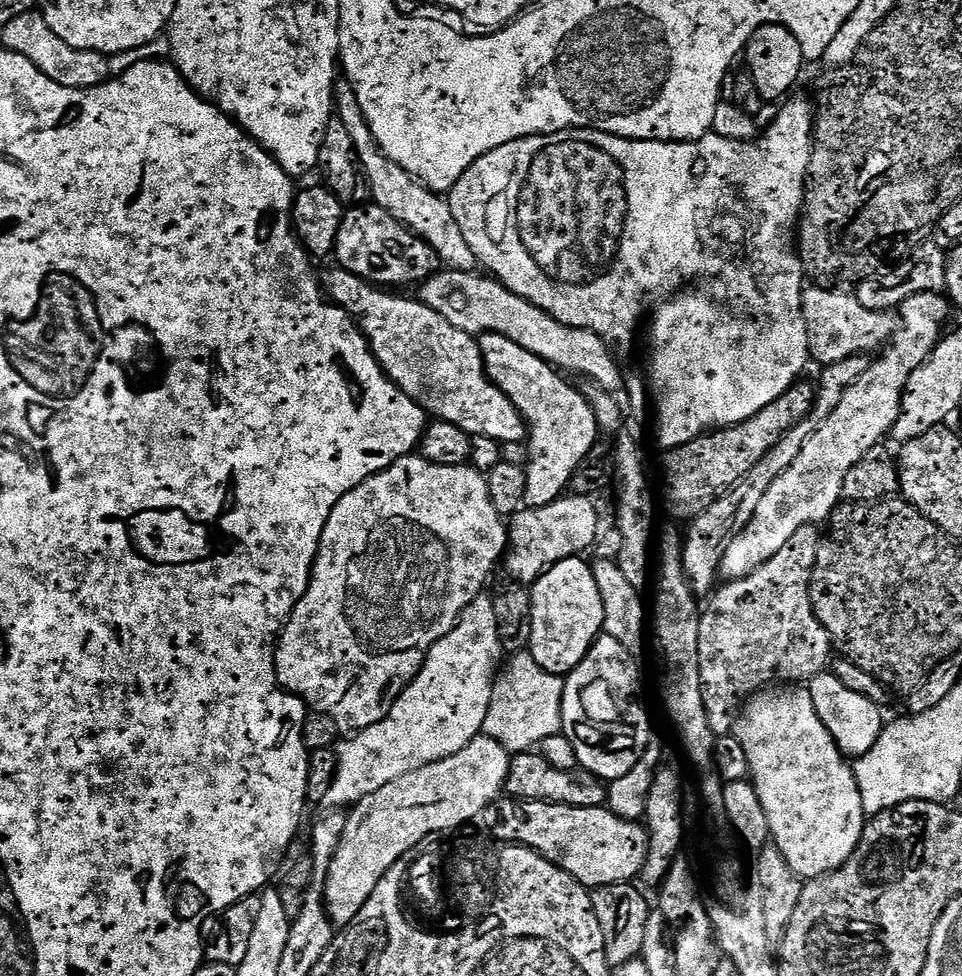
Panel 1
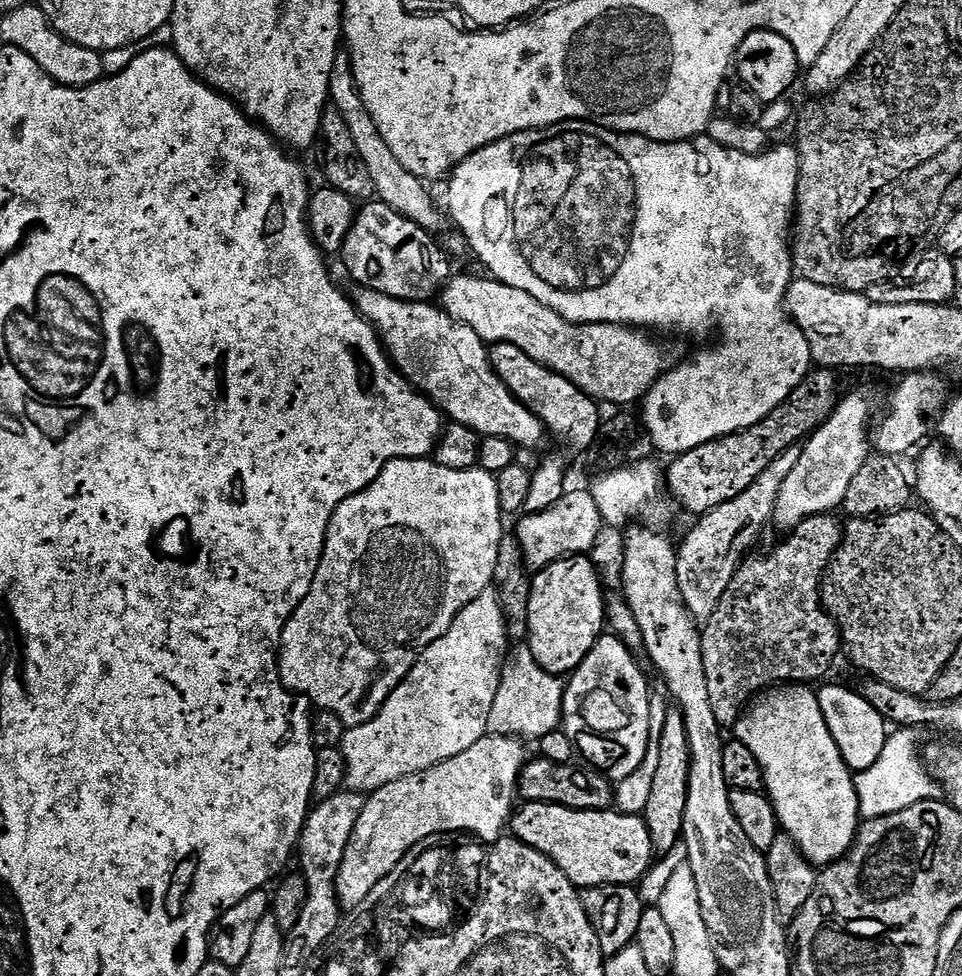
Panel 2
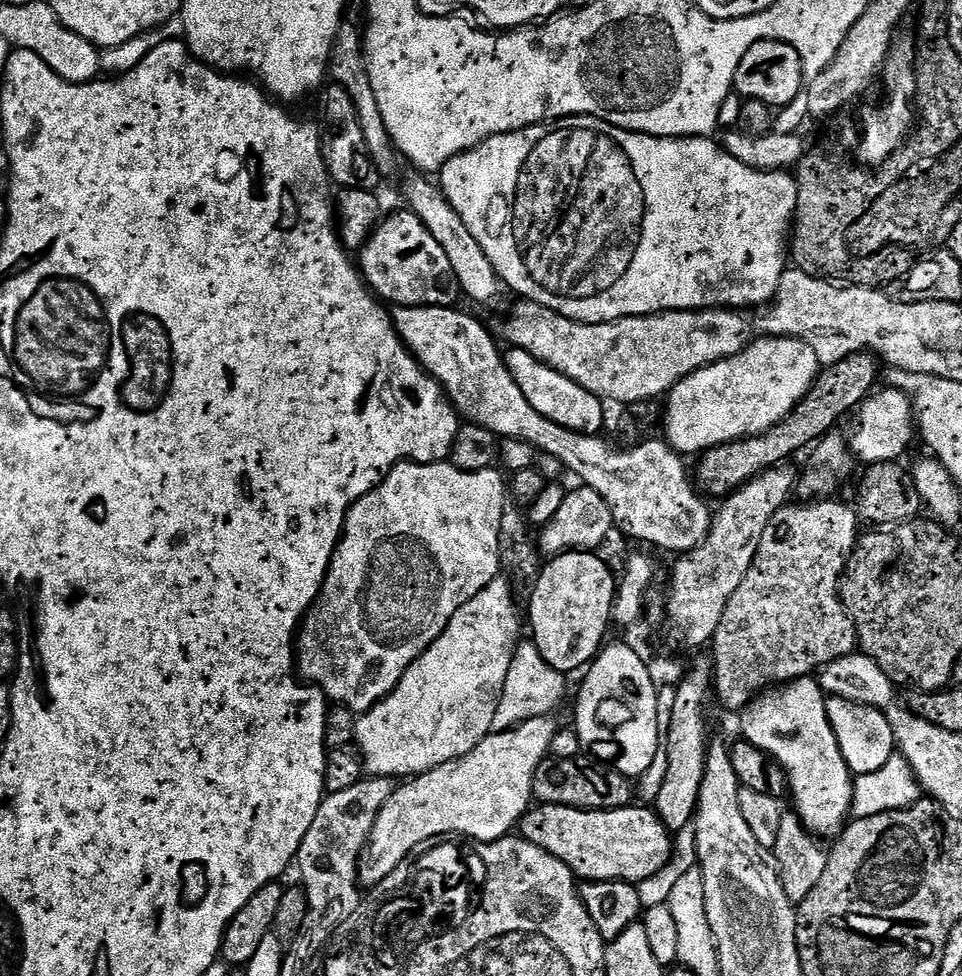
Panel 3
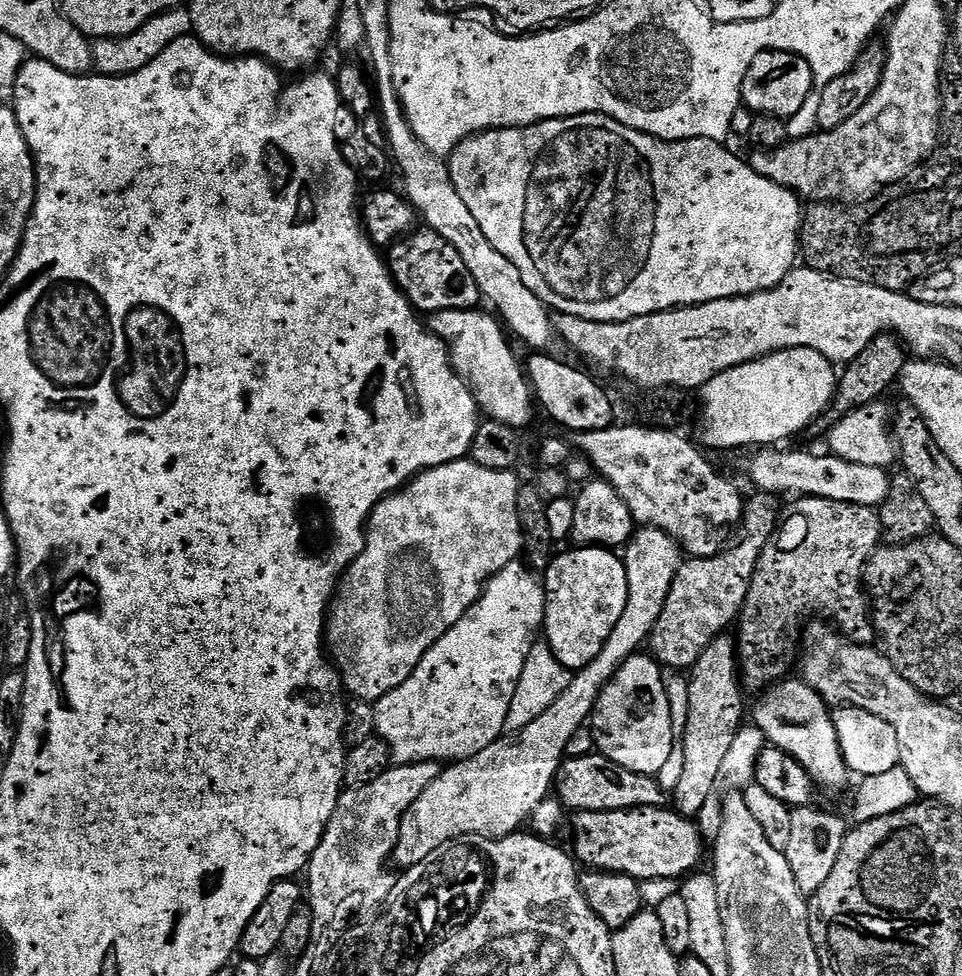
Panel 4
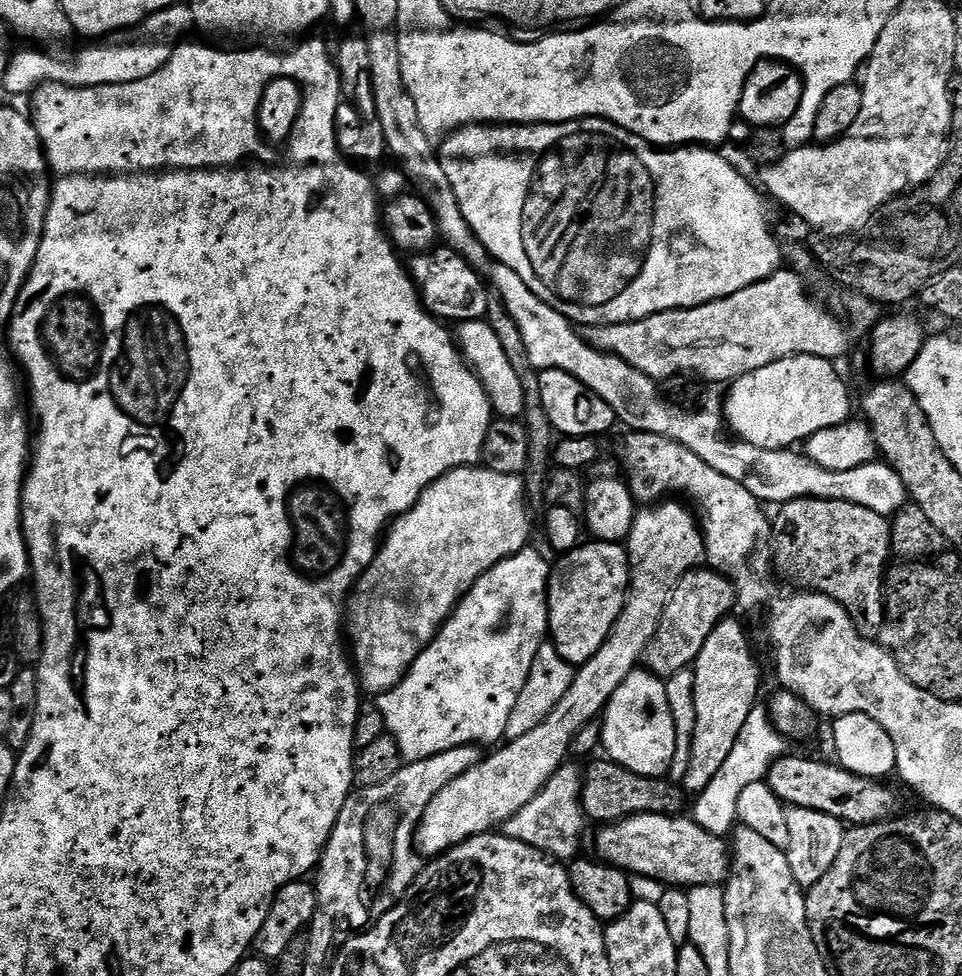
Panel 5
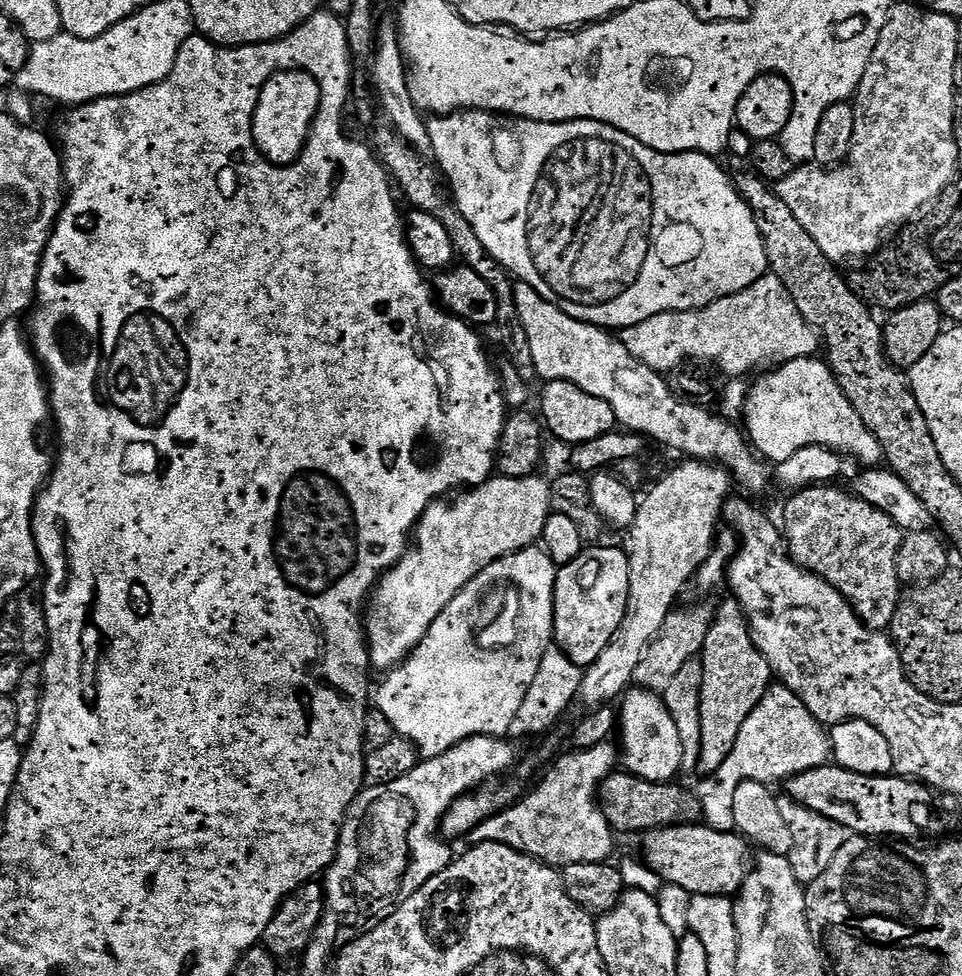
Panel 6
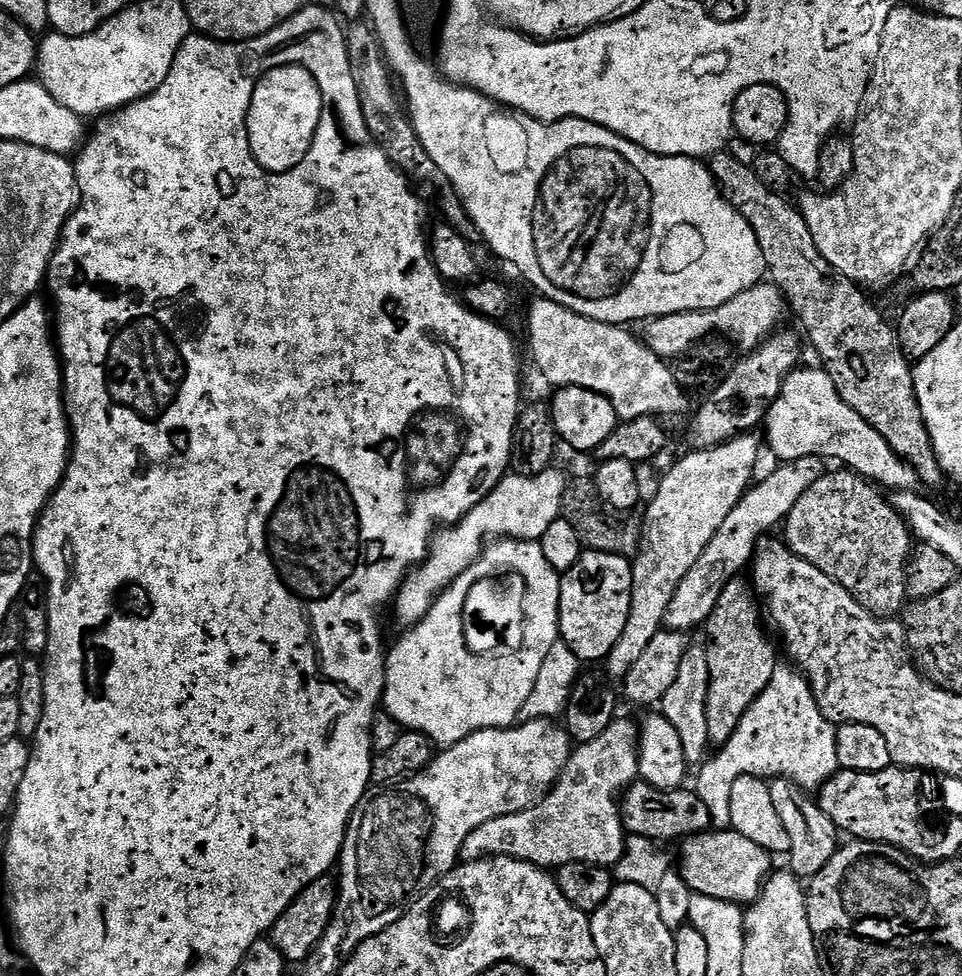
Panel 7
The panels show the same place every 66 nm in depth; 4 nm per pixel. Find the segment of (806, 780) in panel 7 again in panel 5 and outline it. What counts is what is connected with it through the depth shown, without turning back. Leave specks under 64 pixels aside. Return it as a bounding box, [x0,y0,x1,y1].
[691,707,786,837]

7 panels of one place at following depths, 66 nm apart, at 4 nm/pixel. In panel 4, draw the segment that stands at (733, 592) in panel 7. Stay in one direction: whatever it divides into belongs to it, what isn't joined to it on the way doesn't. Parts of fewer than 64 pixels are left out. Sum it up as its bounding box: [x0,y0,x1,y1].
[674,634,746,814]

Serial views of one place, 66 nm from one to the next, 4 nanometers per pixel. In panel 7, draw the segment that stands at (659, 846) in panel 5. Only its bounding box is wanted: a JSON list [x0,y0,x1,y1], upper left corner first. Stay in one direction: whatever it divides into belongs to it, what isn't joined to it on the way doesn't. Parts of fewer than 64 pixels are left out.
[678,830,774,906]

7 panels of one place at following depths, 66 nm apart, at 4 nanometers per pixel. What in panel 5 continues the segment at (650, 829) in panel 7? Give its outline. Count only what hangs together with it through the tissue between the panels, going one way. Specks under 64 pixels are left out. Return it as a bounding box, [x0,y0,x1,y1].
[580,759,686,822]

